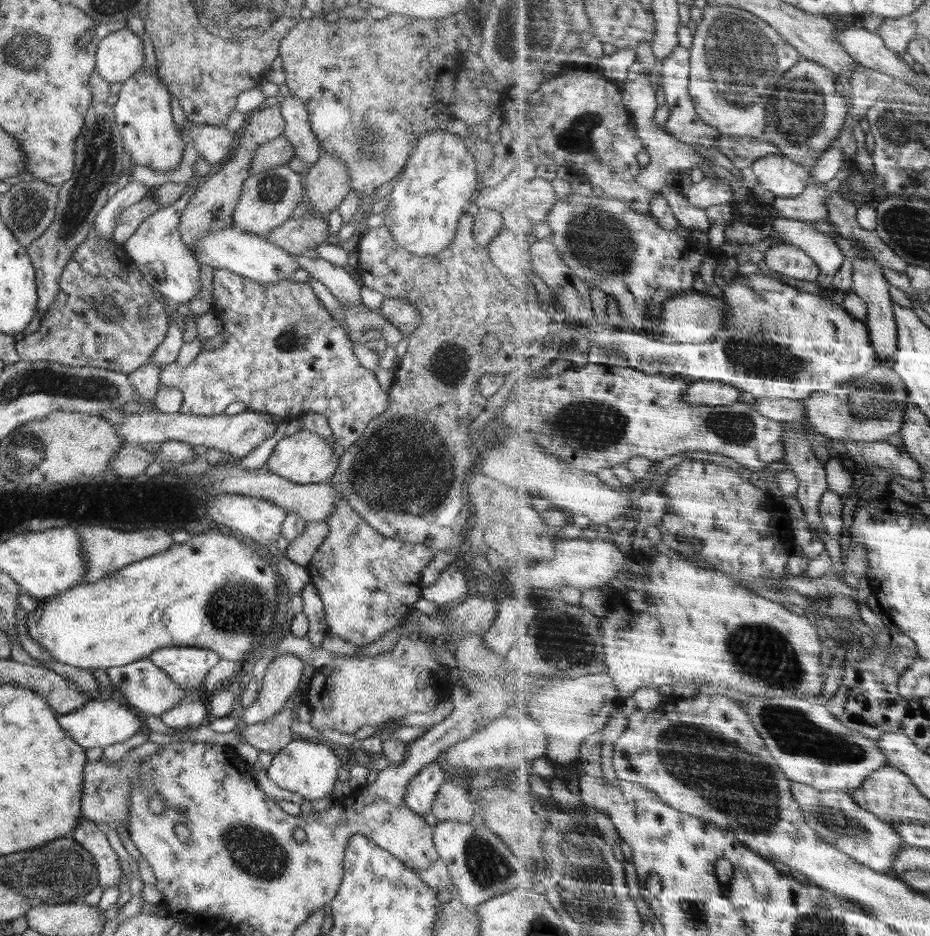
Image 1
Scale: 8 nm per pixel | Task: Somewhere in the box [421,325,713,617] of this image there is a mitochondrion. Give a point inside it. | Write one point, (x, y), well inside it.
(588, 426)

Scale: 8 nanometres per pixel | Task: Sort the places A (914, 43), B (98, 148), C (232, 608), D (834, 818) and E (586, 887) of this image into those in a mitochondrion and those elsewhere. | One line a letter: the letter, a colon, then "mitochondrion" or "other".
A: other
B: mitochondrion
C: mitochondrion
D: mitochondrion
E: mitochondrion

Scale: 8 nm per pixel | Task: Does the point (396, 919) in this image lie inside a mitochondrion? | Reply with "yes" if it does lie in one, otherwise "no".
no

